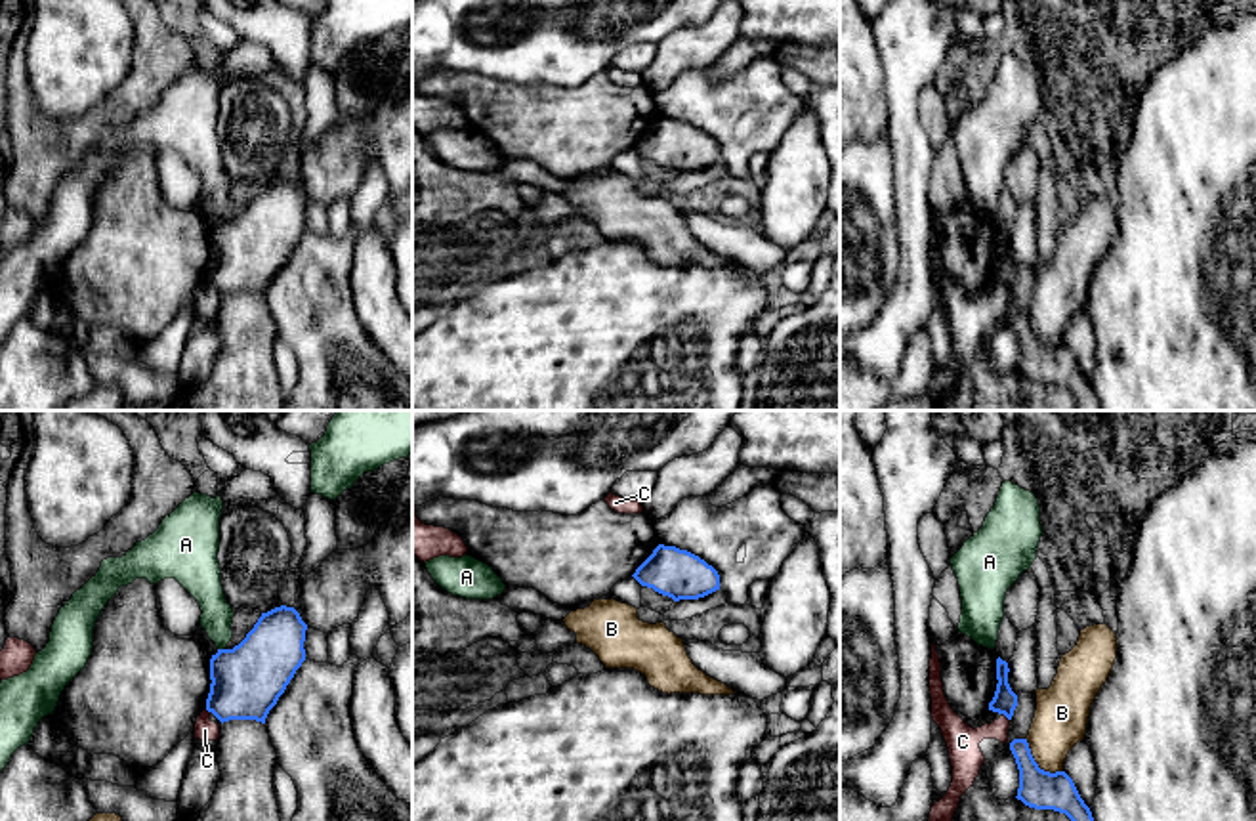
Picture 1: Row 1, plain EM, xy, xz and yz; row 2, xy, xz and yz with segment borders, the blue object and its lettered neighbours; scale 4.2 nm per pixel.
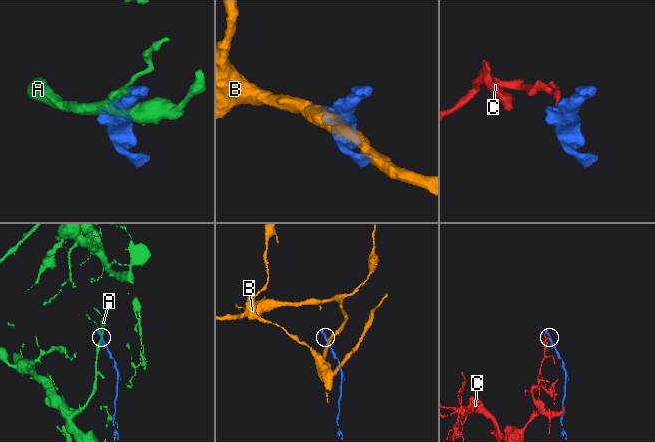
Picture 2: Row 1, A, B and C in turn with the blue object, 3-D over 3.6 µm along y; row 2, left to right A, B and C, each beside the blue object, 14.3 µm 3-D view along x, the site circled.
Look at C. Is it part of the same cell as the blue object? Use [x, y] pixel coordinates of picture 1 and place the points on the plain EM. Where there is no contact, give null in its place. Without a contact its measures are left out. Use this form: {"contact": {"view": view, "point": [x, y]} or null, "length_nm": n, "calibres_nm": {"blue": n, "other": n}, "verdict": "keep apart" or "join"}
{"contact": {"view": "yz", "point": [1004, 287]}, "length_nm": 50, "calibres_nm": {"blue": 110, "other": 140}, "verdict": "keep apart"}

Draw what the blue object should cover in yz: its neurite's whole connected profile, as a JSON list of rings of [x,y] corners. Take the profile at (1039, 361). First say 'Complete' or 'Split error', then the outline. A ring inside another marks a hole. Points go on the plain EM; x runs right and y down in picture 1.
Complete. [[[1014,311],[1010,323],[1019,342],[1017,372],[1035,382],[1065,386],[1078,410],[1099,410],[1090,380],[1065,344],[1044,344],[1035,334],[1027,311]]]

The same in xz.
Complete. [[[659,116],[632,147],[641,158],[680,172],[699,172],[720,162],[720,147],[699,128]]]

